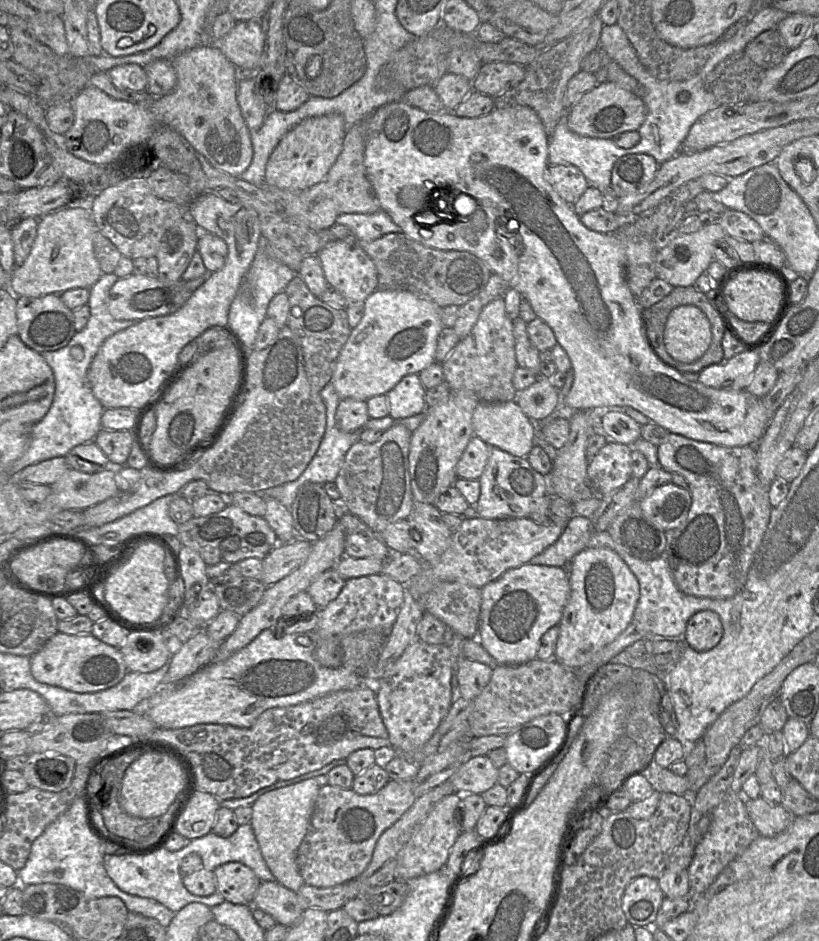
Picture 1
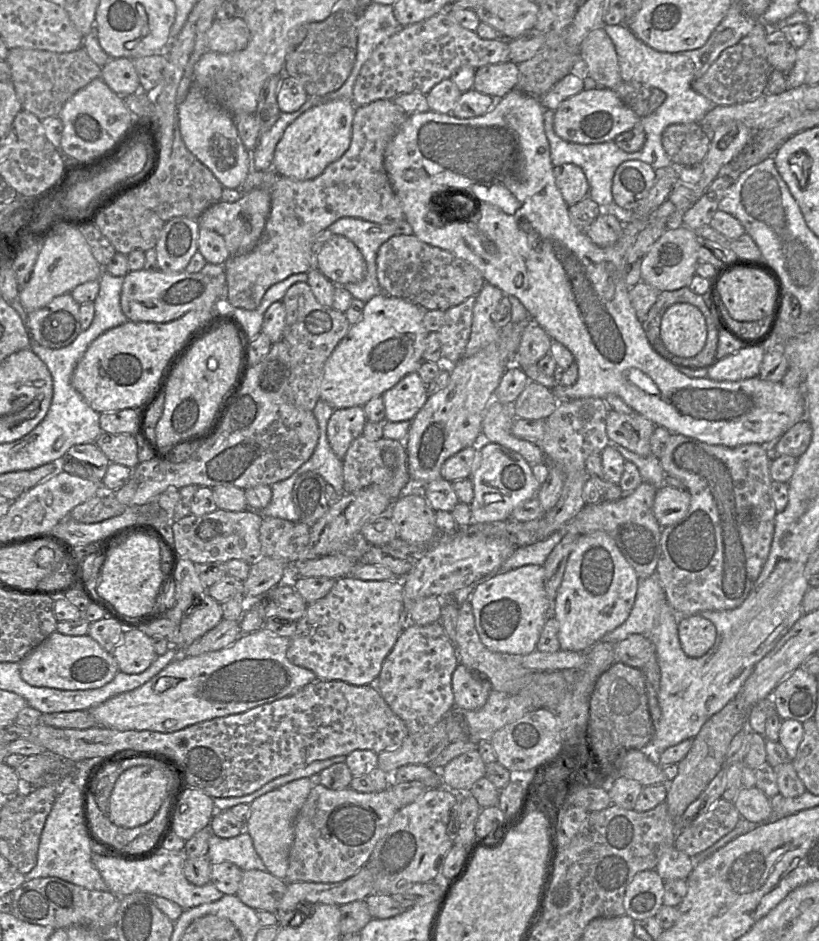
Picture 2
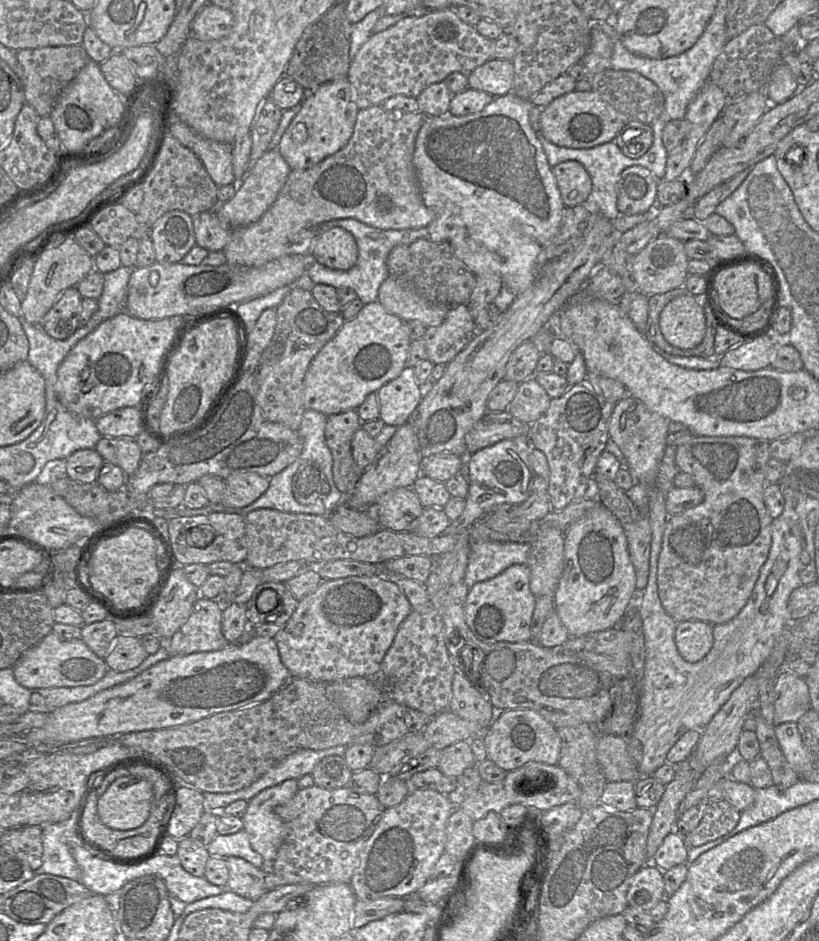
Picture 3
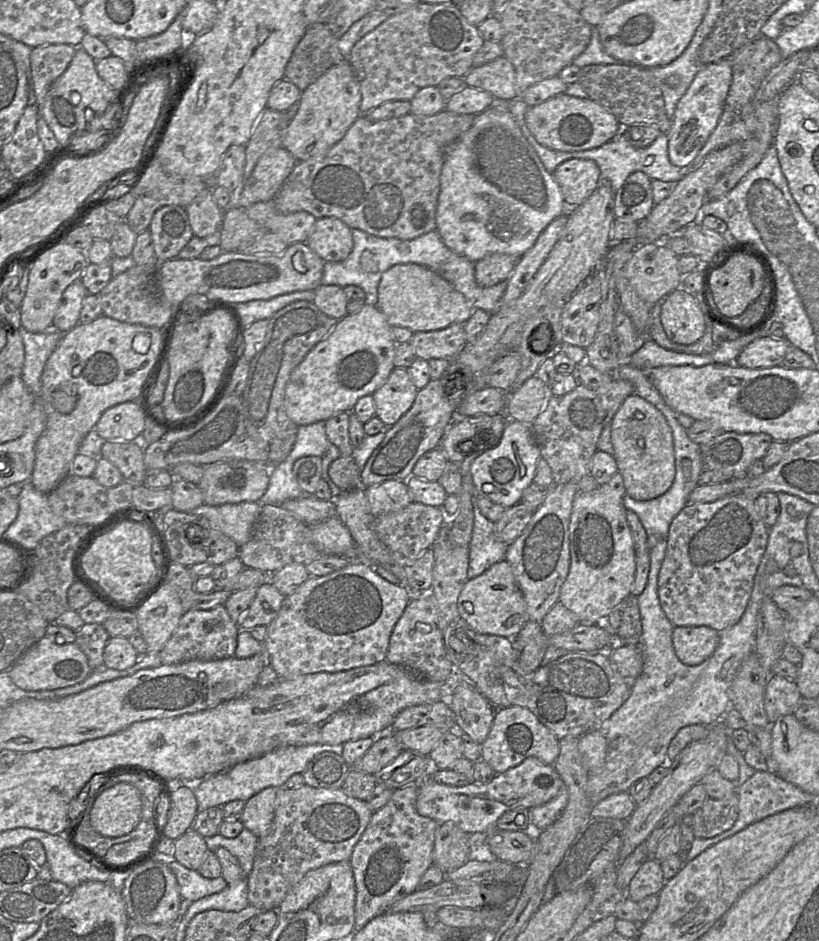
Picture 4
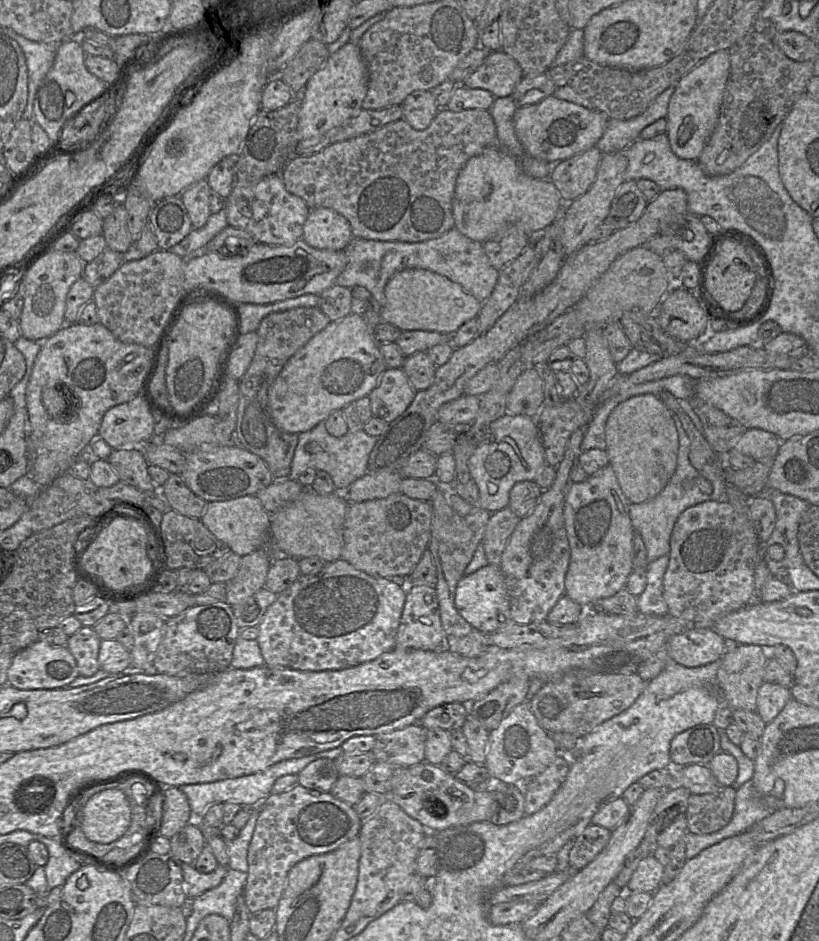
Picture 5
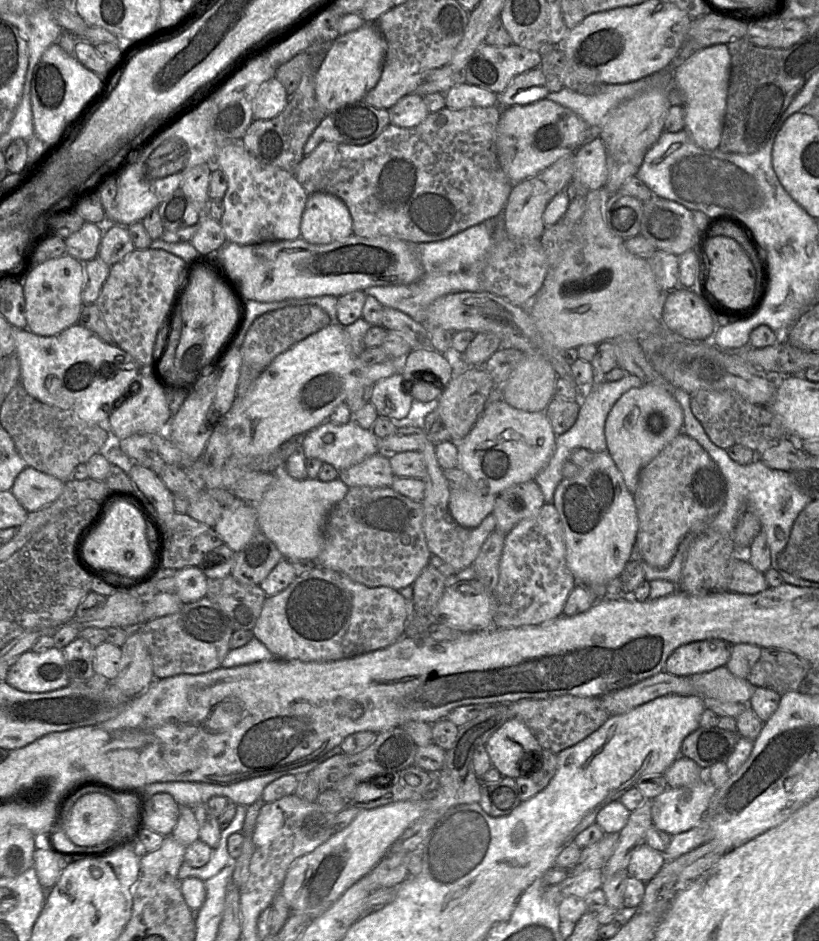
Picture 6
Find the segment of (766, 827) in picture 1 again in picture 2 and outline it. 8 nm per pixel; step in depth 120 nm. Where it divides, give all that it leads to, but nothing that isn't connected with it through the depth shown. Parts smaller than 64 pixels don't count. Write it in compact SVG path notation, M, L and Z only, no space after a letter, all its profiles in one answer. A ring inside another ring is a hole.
M741 788L733 804L742 819L755 824L765 823L772 818L772 799L758 788Z

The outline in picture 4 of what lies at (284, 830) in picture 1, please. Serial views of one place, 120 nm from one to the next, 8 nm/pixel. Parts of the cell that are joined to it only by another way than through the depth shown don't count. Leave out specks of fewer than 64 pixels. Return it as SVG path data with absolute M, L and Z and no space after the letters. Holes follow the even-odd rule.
M268 787L246 801L241 822L257 838L266 836L271 830L274 804L279 790L277 787Z

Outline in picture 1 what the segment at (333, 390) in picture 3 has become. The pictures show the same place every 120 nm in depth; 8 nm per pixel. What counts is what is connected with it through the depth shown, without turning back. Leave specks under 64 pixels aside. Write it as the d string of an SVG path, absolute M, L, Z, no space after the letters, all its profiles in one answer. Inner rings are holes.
M376 289L364 301L364 313L358 325L351 329L342 347L330 382L340 399L352 398L367 401L378 395L386 395L402 377L418 374L436 362L435 351L440 331L442 308L427 297L408 291L388 291Z

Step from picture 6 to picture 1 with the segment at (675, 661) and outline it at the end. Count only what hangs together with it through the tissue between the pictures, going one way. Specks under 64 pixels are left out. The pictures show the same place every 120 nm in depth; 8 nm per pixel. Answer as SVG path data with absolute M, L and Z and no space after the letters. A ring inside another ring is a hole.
M705 610L689 618L684 640L695 651L705 652L716 647L722 636L723 626L719 615Z

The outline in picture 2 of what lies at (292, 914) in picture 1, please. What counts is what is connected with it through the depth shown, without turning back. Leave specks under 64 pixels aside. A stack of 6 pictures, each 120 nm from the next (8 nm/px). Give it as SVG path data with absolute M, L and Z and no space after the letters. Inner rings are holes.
M257 869L242 873L236 896L256 911L278 913L278 904L284 896L288 883L268 871Z

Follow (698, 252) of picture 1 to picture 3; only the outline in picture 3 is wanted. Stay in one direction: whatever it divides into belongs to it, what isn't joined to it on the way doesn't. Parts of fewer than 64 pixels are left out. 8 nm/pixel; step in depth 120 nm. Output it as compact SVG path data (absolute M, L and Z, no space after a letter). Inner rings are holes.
M666 235L658 236L631 258L630 268L637 290L650 297L684 286L689 276L689 260L684 242Z

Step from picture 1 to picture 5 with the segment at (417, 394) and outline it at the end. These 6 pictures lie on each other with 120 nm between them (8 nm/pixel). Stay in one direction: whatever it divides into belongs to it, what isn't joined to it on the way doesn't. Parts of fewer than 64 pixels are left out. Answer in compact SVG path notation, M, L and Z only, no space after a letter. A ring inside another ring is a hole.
M387 368L368 395L372 415L391 423L409 407L416 392L402 368Z

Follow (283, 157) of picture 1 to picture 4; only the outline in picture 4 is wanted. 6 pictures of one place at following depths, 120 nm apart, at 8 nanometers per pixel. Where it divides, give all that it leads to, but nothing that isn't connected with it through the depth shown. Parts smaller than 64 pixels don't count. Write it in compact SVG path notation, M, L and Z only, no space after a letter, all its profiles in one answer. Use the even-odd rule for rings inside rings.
M345 58L302 92L299 109L289 122L281 147L297 161L305 161L325 154L344 137L361 115L360 103L359 83L348 58Z

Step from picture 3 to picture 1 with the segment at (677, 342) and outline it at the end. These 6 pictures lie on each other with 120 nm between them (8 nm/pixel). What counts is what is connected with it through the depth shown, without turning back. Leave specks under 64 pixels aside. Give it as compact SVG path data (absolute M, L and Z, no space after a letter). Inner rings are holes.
M681 305L670 312L664 329L664 344L675 360L696 361L706 352L711 339L710 322L698 307Z

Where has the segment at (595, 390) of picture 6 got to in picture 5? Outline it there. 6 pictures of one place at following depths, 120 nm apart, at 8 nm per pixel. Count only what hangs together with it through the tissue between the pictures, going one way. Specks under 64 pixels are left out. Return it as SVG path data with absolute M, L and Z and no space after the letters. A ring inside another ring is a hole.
M616 394L600 402L586 428L586 433L581 443L582 452L590 449L606 451L605 426L608 416L618 404L625 400L627 399L624 399L624 396Z

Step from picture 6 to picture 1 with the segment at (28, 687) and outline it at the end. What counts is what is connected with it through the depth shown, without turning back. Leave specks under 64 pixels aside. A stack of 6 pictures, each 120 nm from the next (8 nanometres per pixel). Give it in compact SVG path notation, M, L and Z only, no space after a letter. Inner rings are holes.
M61 632L30 657L30 670L38 682L75 693L94 693L117 685L128 672L119 648L98 640L92 634L67 635Z

